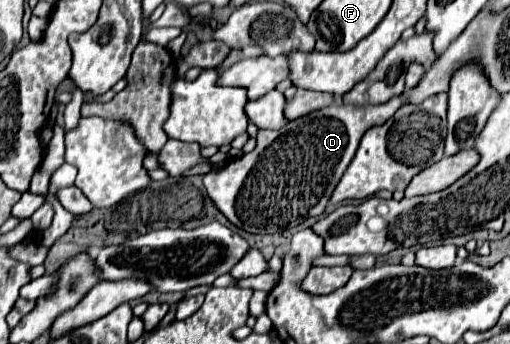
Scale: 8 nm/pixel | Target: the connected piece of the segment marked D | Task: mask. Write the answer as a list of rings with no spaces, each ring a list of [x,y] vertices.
[[[392,97],[388,103],[378,105],[366,105],[366,107],[354,107],[344,103],[328,105],[320,111],[312,111],[312,115],[304,115],[300,119],[288,121],[284,127],[276,131],[258,131],[258,145],[252,153],[242,155],[236,161],[228,161],[226,167],[220,173],[206,173],[204,185],[208,191],[208,197],[216,203],[216,207],[240,229],[246,229],[248,233],[278,233],[288,227],[300,225],[308,217],[318,217],[326,211],[326,205],[330,201],[332,191],[336,189],[342,173],[350,165],[358,143],[362,135],[378,121],[384,123],[390,119],[398,107],[404,105],[402,97]]]

